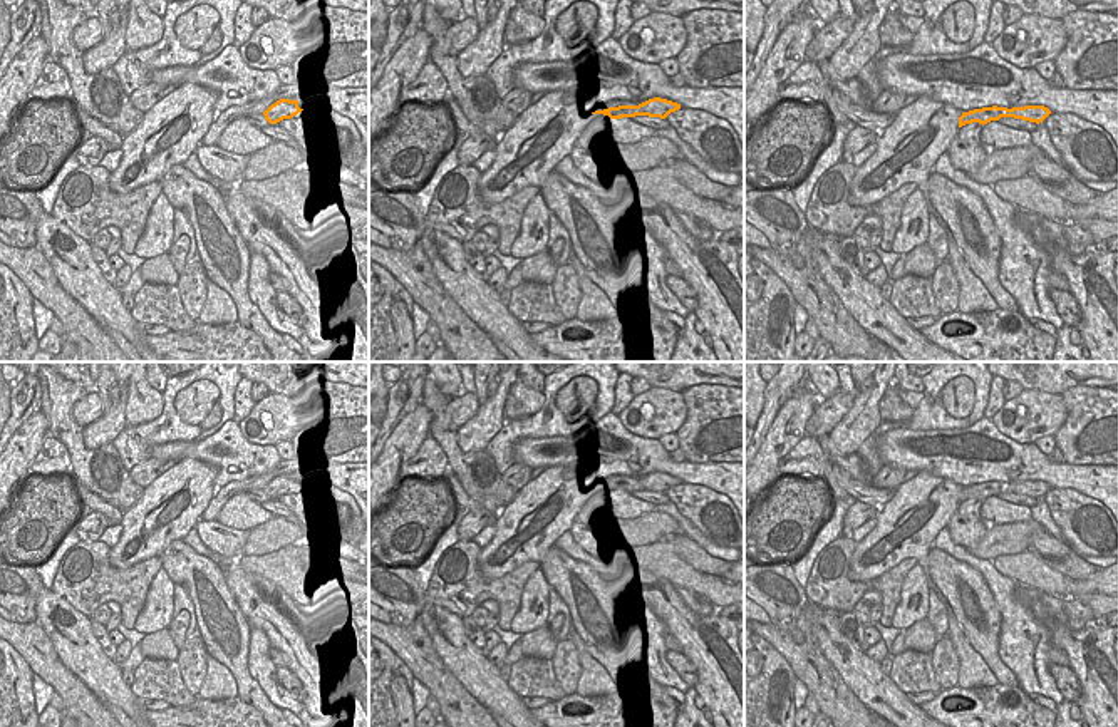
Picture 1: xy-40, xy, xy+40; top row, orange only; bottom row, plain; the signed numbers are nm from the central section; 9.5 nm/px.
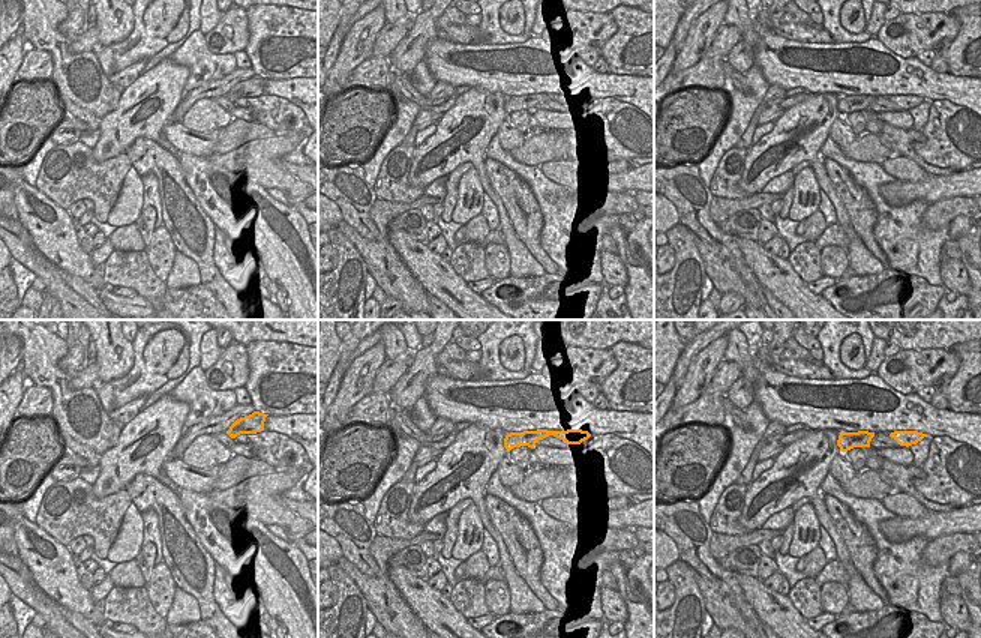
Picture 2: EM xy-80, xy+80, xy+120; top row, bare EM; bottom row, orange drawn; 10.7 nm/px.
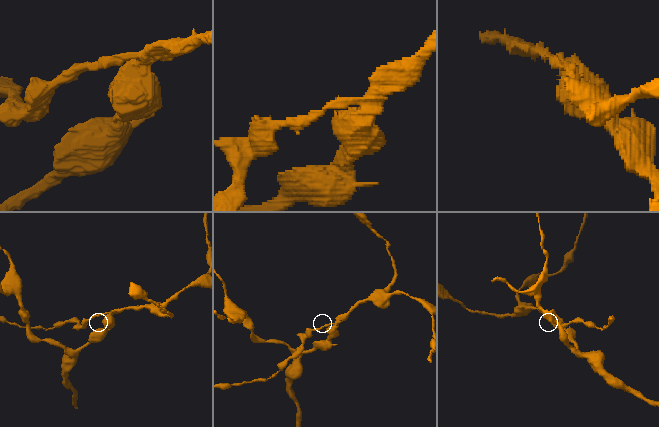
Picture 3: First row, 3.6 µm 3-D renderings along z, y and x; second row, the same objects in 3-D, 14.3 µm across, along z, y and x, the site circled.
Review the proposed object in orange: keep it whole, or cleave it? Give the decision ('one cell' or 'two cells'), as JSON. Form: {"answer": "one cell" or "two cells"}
{"answer": "two cells"}

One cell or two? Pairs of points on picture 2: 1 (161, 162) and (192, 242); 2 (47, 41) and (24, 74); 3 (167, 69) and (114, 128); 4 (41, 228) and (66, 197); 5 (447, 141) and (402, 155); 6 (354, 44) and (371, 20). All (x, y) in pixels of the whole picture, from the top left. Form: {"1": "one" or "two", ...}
{"1": "one", "2": "two", "3": "one", "4": "two", "5": "two", "6": "one"}

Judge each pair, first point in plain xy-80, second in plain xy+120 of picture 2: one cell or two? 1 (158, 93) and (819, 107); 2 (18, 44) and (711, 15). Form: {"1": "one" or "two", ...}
{"1": "one", "2": "one"}

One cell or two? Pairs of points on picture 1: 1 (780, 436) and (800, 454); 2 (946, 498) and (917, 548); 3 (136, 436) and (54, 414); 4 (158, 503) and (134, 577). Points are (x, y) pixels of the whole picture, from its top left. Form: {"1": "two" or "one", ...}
{"1": "two", "2": "one", "3": "two", "4": "two"}

